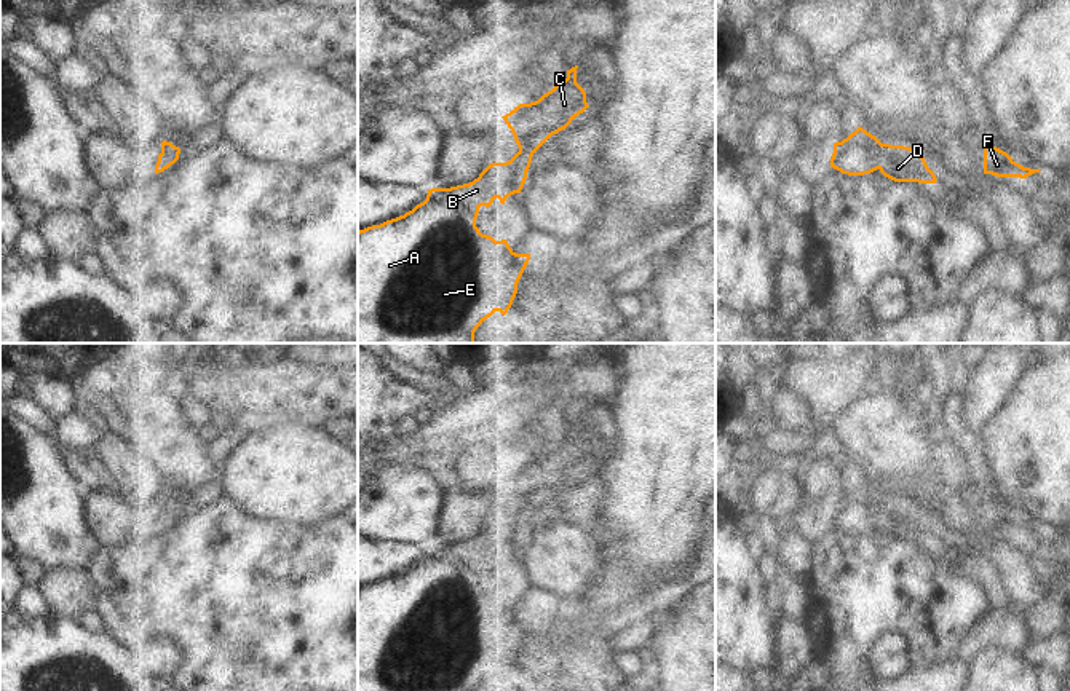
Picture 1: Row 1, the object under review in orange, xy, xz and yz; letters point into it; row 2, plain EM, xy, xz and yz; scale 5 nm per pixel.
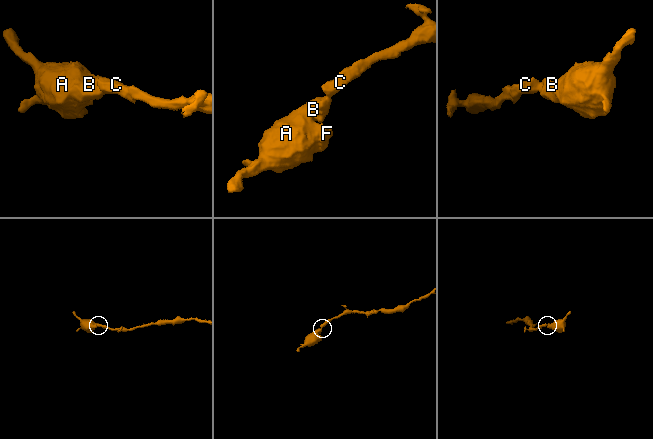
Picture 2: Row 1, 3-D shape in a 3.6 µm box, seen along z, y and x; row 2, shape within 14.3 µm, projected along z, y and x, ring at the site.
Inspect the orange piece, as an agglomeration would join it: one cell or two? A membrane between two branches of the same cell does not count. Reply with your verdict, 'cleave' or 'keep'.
keep

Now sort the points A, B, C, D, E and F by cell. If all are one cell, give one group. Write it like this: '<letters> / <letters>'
A B C D E F

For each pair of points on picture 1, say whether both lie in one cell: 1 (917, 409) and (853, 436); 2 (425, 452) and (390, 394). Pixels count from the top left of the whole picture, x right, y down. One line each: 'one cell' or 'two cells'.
1: one cell
2: two cells

